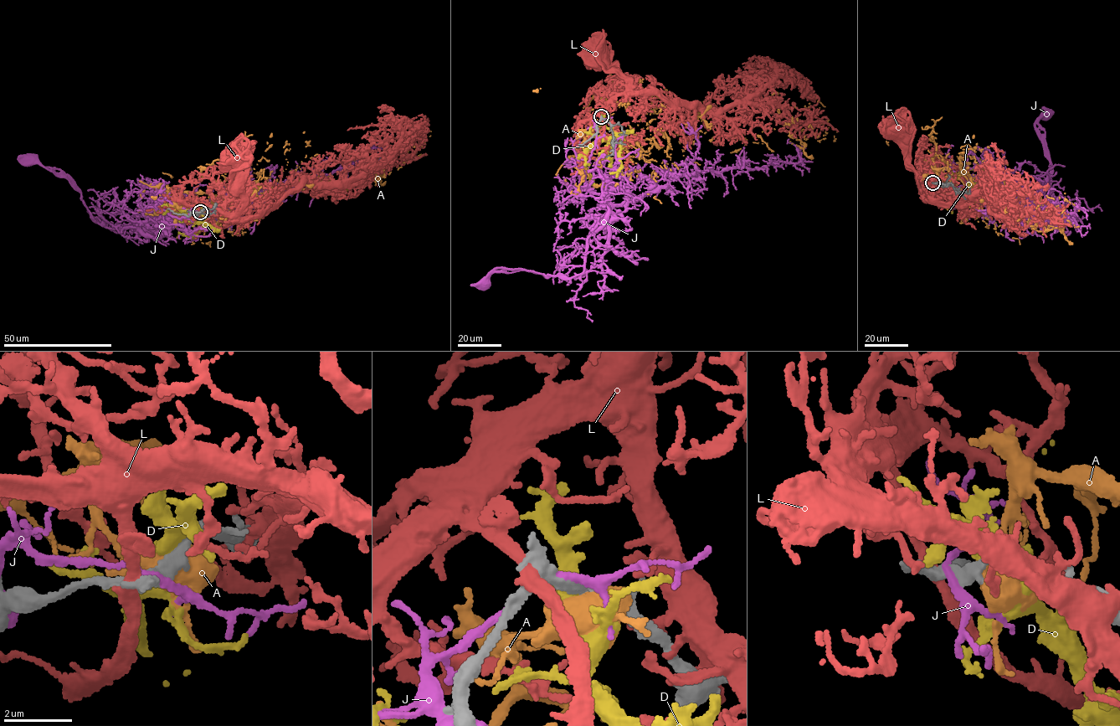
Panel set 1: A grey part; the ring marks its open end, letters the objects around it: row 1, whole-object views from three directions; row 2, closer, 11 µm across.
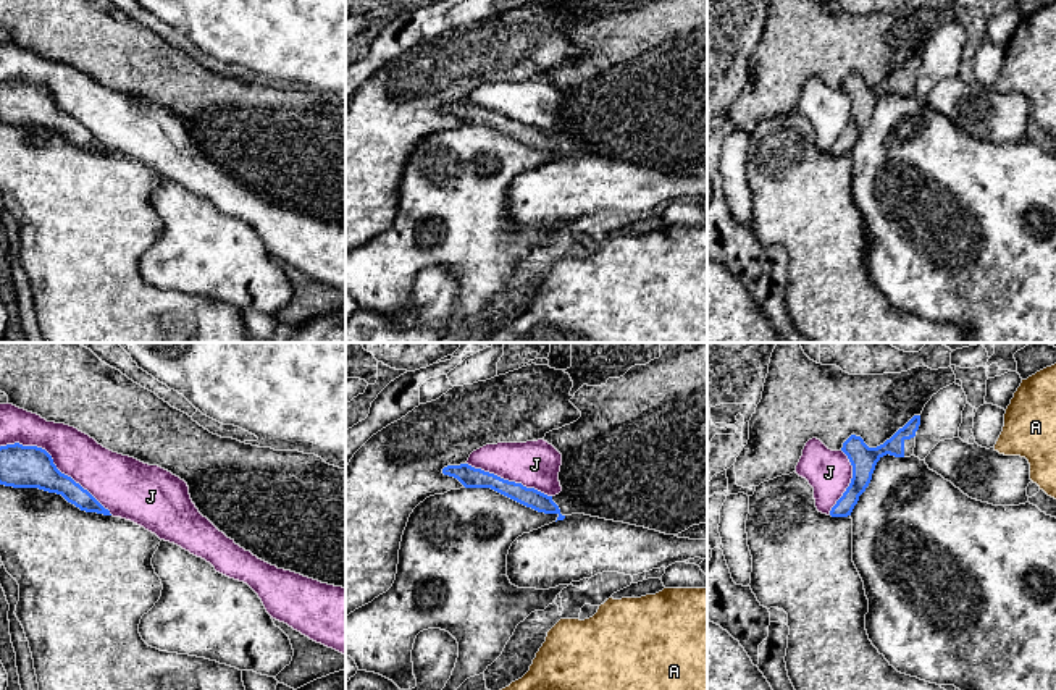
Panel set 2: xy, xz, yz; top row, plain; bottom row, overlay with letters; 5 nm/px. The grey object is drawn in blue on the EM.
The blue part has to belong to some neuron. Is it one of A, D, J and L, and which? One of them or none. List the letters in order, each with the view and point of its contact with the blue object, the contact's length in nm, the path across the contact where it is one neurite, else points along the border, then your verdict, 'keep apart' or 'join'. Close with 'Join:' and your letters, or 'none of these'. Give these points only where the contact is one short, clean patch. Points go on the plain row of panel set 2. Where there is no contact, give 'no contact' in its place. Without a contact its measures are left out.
A: no contact; keep apart
D: no contact; keep apart
J: meets blue in xy at (54, 102); contact 650 nm long; keep apart
L: no contact; keep apart
Join: none of these

